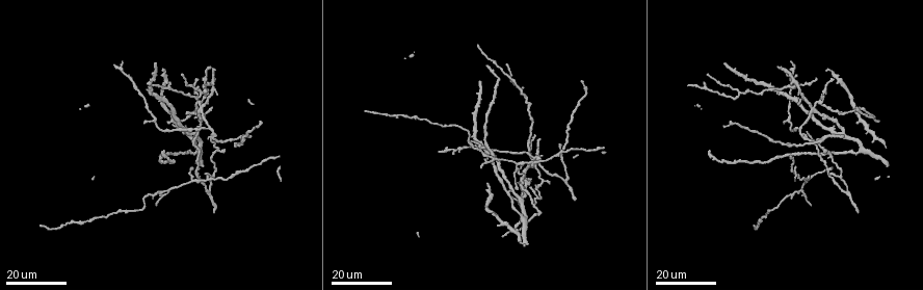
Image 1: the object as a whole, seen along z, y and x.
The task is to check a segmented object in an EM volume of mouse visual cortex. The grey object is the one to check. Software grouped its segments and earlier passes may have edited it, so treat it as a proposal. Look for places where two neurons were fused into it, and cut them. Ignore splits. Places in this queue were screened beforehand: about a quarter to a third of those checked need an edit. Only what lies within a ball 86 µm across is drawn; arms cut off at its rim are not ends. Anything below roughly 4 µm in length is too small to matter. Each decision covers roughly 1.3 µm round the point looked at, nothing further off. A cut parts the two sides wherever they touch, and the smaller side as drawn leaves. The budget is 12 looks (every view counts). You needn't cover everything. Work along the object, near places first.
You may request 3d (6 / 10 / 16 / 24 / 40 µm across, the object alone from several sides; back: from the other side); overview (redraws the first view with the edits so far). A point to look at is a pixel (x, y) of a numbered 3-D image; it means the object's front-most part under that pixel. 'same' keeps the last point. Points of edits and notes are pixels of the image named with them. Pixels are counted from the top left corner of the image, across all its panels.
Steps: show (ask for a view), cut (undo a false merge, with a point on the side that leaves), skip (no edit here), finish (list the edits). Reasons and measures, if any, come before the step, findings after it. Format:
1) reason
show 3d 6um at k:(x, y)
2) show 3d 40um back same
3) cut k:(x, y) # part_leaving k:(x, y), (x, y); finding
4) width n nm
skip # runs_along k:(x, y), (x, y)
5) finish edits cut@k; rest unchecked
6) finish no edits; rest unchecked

branch point
show 3d 16um at 1:(824, 138)

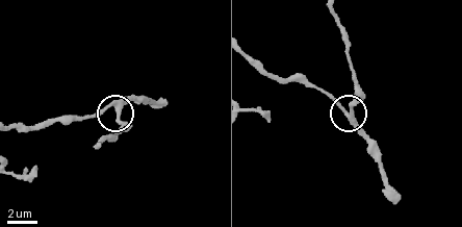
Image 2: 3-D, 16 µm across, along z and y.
show 3d 6um at 2:(119, 110)

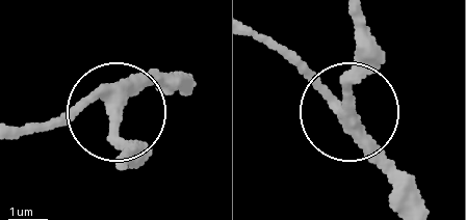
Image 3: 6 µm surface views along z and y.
show 3d 6um back at 3:(115, 109)

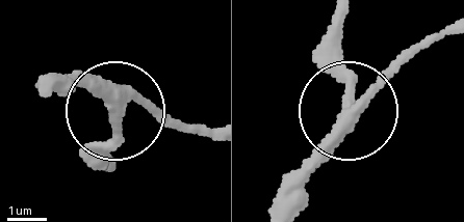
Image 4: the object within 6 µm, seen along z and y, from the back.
width 300 nm
skip # runs_along 4:(444, 27), (414, 44), (288, 179); continuous, no second neuron

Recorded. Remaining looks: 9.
show 3d 24um at 1:(802, 190)

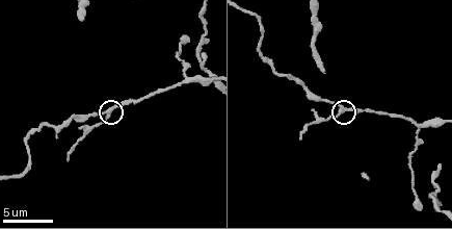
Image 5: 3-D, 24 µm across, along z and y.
show 3d 6um at 5:(341, 109)

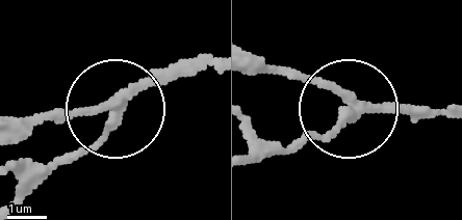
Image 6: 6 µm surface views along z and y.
show 3d 6um back at 6:(351, 100)

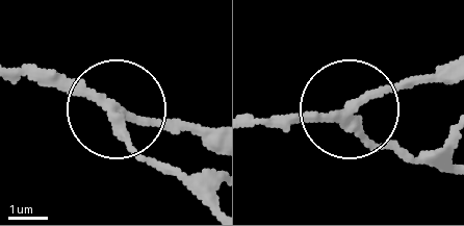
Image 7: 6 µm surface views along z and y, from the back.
arms 3
skip # runs_along 7:(255, 128), (354, 111), (390, 145); continuous, no second neuron

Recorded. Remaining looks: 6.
four-way junction
show 3d 16um at 1:(200, 106)

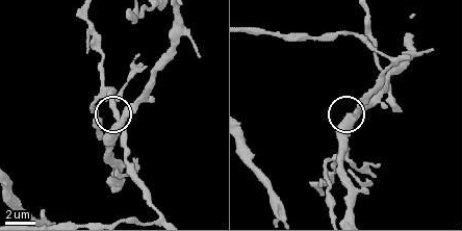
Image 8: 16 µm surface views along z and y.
show 3d 10um at 8:(352, 118)

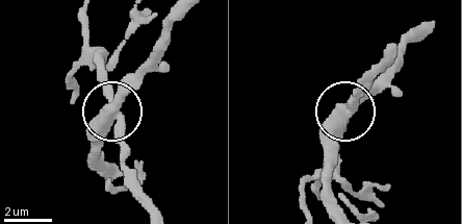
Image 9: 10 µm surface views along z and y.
side_arm 87 um; arms 4
skip # one neuron here

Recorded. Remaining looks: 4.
show 3d 24um at 1:(825, 87)

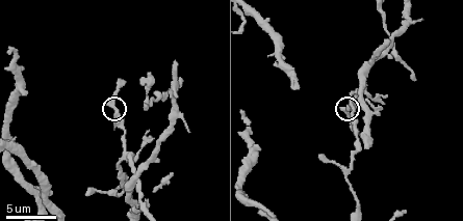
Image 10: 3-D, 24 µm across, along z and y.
show 3d 10um at 10:(119, 115)

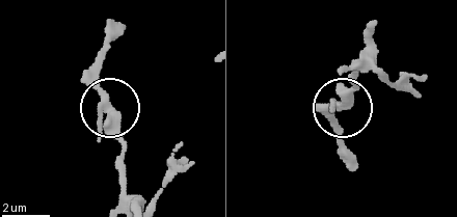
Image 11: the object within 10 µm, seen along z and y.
show 3d 10um back at 11:(337, 104)

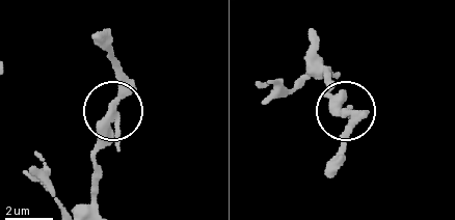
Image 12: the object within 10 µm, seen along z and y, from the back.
arms 3
skip # one neuron here

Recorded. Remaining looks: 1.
finish no edits; rest unchecked

